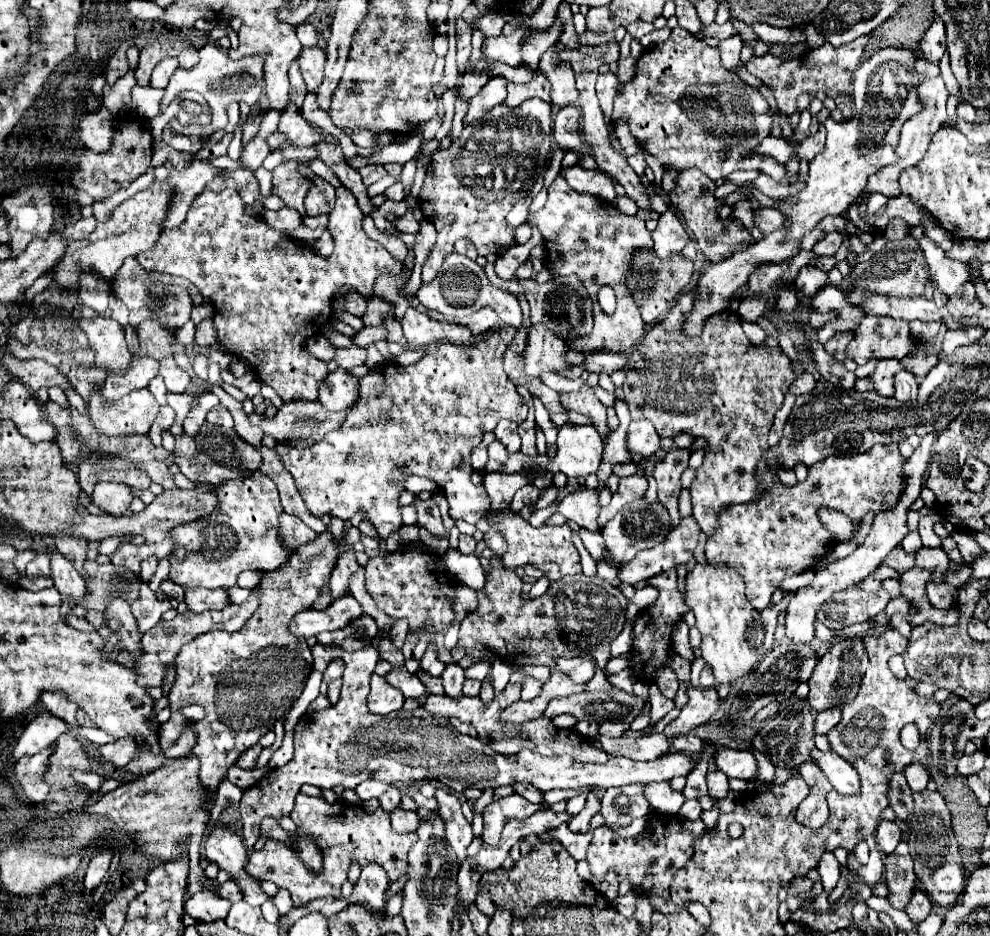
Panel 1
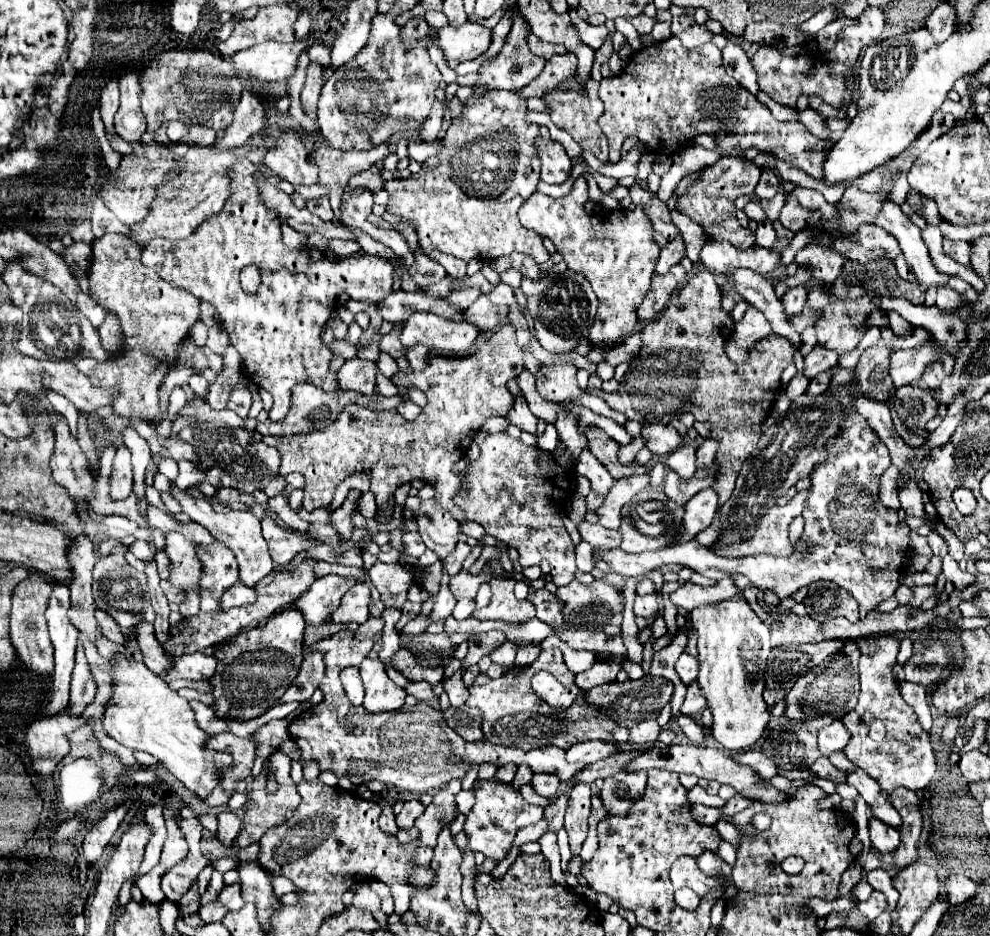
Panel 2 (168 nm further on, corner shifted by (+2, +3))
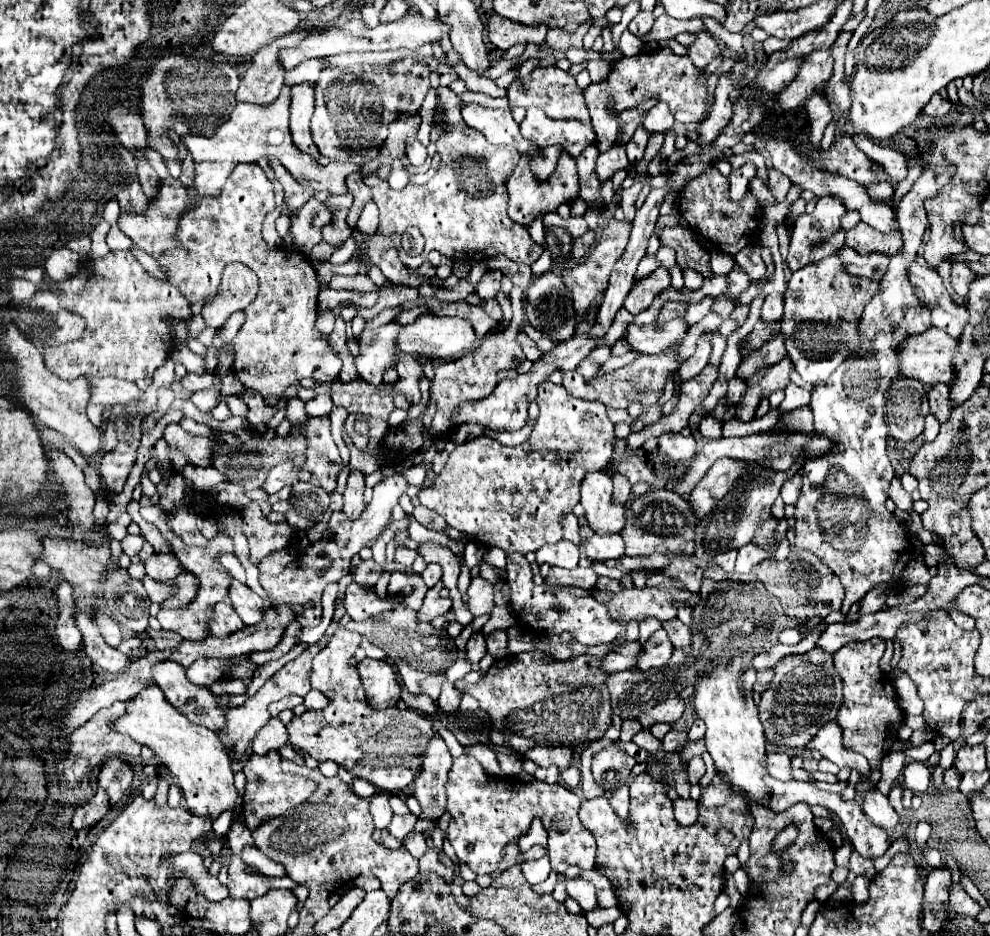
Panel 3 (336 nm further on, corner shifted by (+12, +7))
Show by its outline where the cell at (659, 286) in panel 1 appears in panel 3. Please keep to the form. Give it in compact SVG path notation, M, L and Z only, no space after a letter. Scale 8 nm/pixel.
M659 267L655 269L651 275L643 279L639 279L627 299L625 299L625 309L631 313L631 315L637 315L645 309L649 309L649 305L653 303L653 299L658 297L667 287L670 286L670 274L665 267Z

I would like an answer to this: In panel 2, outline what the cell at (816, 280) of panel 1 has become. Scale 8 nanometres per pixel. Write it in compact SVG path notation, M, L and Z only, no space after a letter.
M797 285L787 289L787 293L783 295L783 309L787 309L789 315L795 315L803 309L805 301L807 301L807 287L805 285Z

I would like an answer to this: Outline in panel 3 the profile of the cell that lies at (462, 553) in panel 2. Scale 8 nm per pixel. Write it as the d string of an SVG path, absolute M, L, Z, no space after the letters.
M429 563L427 569L421 573L427 587L433 587L437 581L441 581L441 567L437 563Z

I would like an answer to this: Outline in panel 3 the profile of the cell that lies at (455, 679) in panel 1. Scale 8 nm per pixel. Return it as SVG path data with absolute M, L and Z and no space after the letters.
M445 683L441 689L441 697L437 699L437 705L441 707L441 711L445 715L453 715L457 713L459 703L461 703L461 693L457 691L457 687L453 683Z

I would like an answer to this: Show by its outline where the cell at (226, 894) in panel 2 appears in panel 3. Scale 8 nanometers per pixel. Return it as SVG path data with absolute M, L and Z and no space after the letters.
M233 853L229 861L229 897L255 899L265 895L271 885L265 881L263 873L249 873L249 865L243 863L241 853Z

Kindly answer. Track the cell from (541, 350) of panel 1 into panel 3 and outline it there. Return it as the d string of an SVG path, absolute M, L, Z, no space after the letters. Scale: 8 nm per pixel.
M543 381L537 387L537 405L541 407L531 437L517 447L505 447L497 439L477 437L459 445L435 479L433 489L421 489L419 501L427 509L437 511L457 531L471 537L483 547L499 547L505 553L529 553L543 545L553 545L563 539L561 521L579 503L579 487L587 473L603 471L611 459L615 433L607 417L607 407L601 401L585 401L569 395L563 385Z

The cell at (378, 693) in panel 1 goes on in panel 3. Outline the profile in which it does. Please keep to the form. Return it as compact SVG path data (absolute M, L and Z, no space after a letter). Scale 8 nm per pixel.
M365 659L357 665L361 683L367 693L367 703L373 709L395 707L401 701L401 679L389 661Z

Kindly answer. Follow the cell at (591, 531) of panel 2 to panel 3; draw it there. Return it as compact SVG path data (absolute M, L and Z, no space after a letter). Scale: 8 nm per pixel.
M591 537L583 543L585 555L591 561L607 561L607 559L619 559L623 557L623 539L621 537Z

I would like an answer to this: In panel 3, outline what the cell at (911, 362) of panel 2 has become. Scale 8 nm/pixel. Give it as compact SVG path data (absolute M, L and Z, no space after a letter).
M929 329L921 337L909 337L901 345L901 375L917 379L927 385L955 381L953 357L957 353L957 341L943 329Z

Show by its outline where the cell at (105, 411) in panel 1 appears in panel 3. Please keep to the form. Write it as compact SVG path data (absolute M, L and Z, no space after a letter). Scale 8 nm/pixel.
M111 251L103 259L89 259L87 267L77 273L71 279L65 279L57 283L59 287L59 305L65 311L77 313L85 319L85 331L83 337L75 343L65 343L61 347L45 347L45 365L51 373L55 373L61 379L73 381L79 375L89 377L117 377L127 381L139 381L153 377L155 369L165 363L165 359L171 355L171 335L167 319L187 319L191 317L191 307L181 297L181 291L177 291L169 283L161 283L153 279L141 263L131 257L131 251Z

